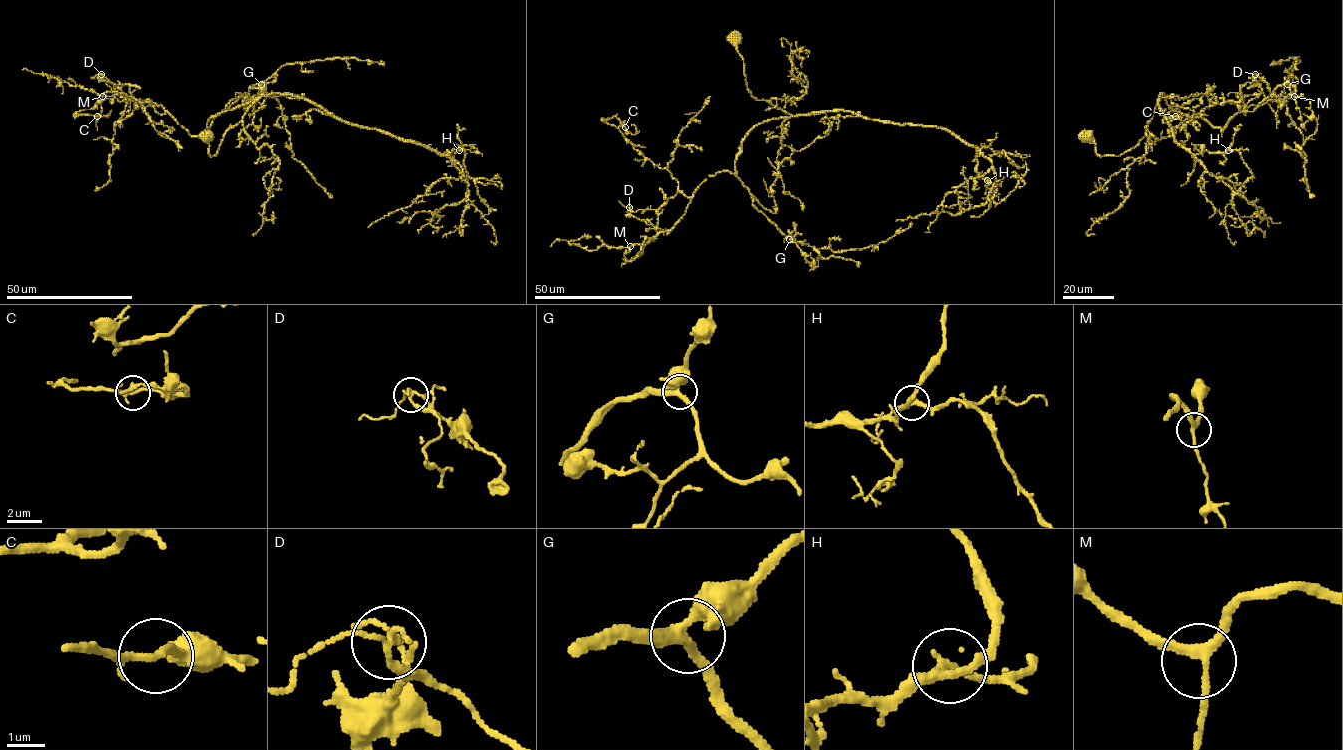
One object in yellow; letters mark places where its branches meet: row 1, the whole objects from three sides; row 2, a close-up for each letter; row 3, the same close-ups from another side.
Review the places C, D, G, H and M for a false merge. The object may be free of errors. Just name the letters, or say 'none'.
D

